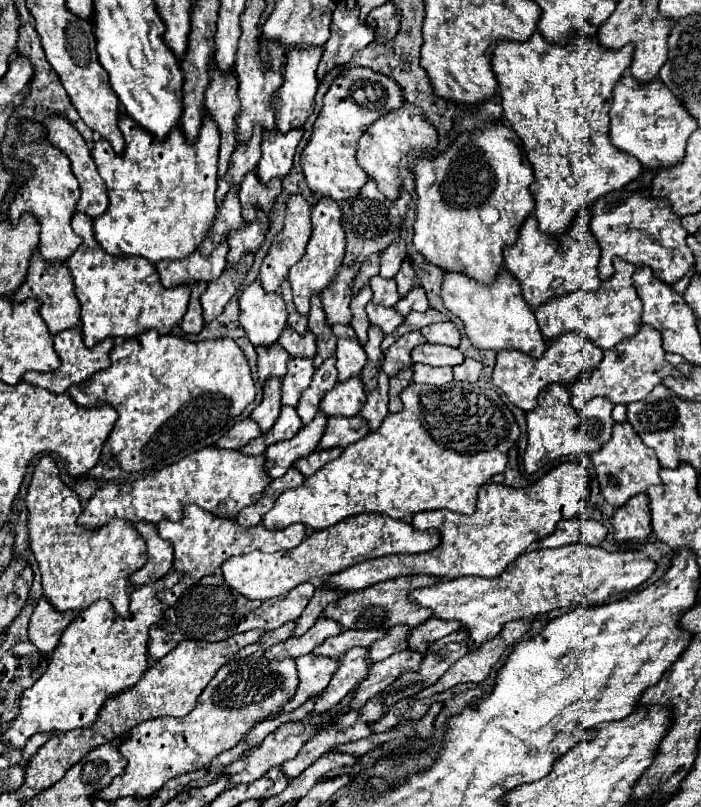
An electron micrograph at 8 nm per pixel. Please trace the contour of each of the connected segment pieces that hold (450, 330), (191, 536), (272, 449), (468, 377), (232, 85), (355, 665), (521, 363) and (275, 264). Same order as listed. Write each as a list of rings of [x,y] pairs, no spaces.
[[[452,322],[428,324],[420,332],[424,334],[424,338],[430,344],[444,344],[444,346],[458,346],[460,344],[460,332]]]
[[[186,506],[184,518],[180,522],[172,520],[162,520],[158,522],[158,534],[164,540],[170,540],[174,546],[174,564],[172,568],[176,572],[182,572],[182,580],[172,588],[172,590],[162,590],[158,592],[160,602],[164,602],[168,608],[174,606],[174,602],[180,598],[180,594],[188,588],[192,588],[196,582],[200,582],[202,576],[214,574],[220,564],[232,556],[248,554],[252,550],[262,550],[262,552],[278,552],[278,550],[292,550],[296,548],[306,534],[304,524],[292,524],[282,530],[266,530],[262,524],[252,526],[252,528],[242,528],[240,524],[232,520],[218,518],[198,506]]]
[[[318,412],[314,422],[310,422],[308,426],[302,426],[300,432],[292,440],[284,440],[284,442],[276,442],[276,444],[268,446],[266,452],[264,452],[266,474],[272,480],[282,478],[284,472],[290,466],[294,466],[294,462],[312,454],[316,450],[320,438],[322,438],[324,426],[326,426],[326,416],[322,412]]]
[[[466,358],[462,364],[454,366],[454,380],[458,382],[476,382],[482,372],[482,362]]]
[[[214,68],[212,74],[212,86],[208,86],[206,94],[206,110],[212,116],[212,120],[218,124],[220,130],[220,162],[218,162],[218,178],[224,178],[228,170],[228,162],[232,152],[236,150],[236,114],[240,110],[240,100],[236,94],[236,78],[222,78],[218,74],[218,68]]]
[[[352,648],[340,658],[340,666],[334,672],[326,690],[314,696],[314,710],[312,714],[328,712],[336,706],[366,674],[368,674],[368,650],[366,648]]]
[[[564,334],[558,340],[552,340],[544,352],[542,358],[532,358],[528,354],[516,352],[516,350],[502,350],[496,358],[496,366],[494,366],[494,374],[492,380],[498,388],[504,390],[504,394],[508,396],[508,400],[518,406],[524,412],[530,412],[536,408],[536,398],[538,394],[550,386],[550,384],[564,384],[564,386],[572,386],[572,382],[576,382],[576,378],[586,372],[588,368],[596,368],[602,360],[604,352],[594,346],[586,336],[582,334]]]
[[[300,194],[290,196],[286,208],[288,212],[284,218],[284,230],[272,244],[260,268],[260,284],[268,292],[280,290],[284,278],[288,276],[288,270],[304,256],[312,232],[310,204]]]

